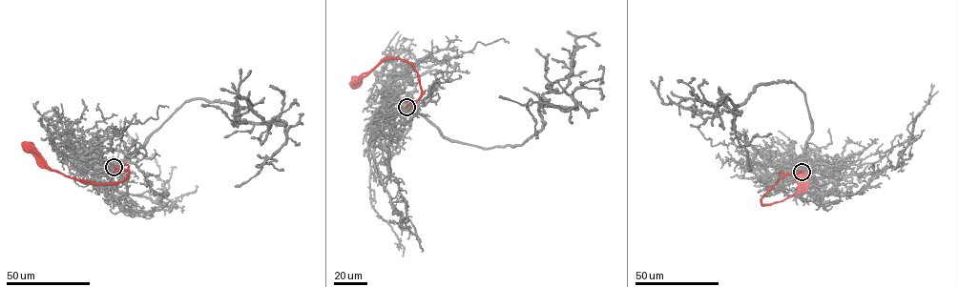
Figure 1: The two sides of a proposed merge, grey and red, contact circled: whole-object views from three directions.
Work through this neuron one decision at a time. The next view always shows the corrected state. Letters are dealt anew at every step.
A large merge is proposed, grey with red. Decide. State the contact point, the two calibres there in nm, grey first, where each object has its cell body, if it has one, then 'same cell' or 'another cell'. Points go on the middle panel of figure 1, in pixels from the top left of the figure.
(406, 107) | 320/400 nm | grey none | red (357, 81) | same cell

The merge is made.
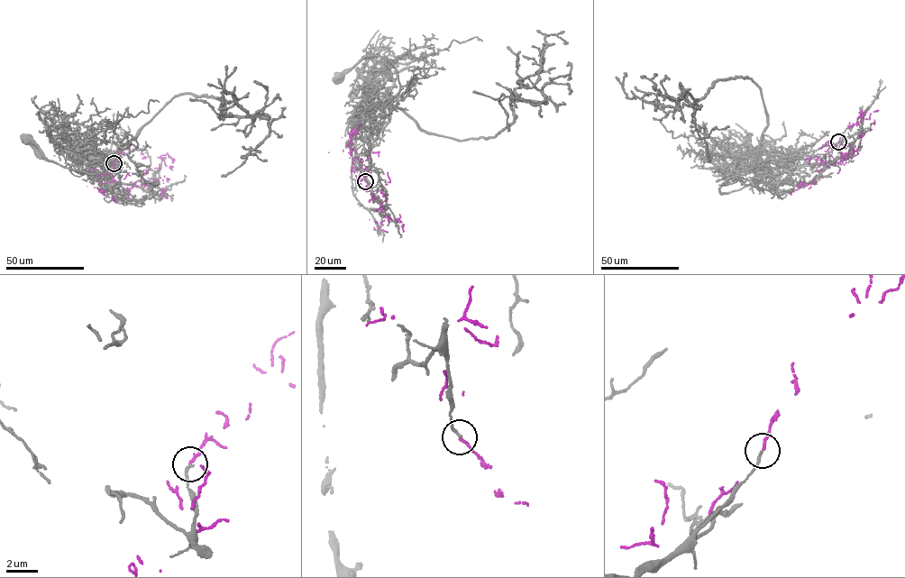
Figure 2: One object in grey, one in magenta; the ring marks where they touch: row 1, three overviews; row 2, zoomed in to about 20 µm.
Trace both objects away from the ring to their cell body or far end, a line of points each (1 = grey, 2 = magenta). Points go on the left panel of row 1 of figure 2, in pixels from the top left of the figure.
1: (114, 163), (118, 172), (107, 154), (104, 157), (122, 161), (116, 170), (74, 170), (47, 160), (28, 138)
2: (114, 162), (114, 180), (143, 188), (149, 179), (158, 179), (162, 191), (166, 189), (163, 159), (132, 149)

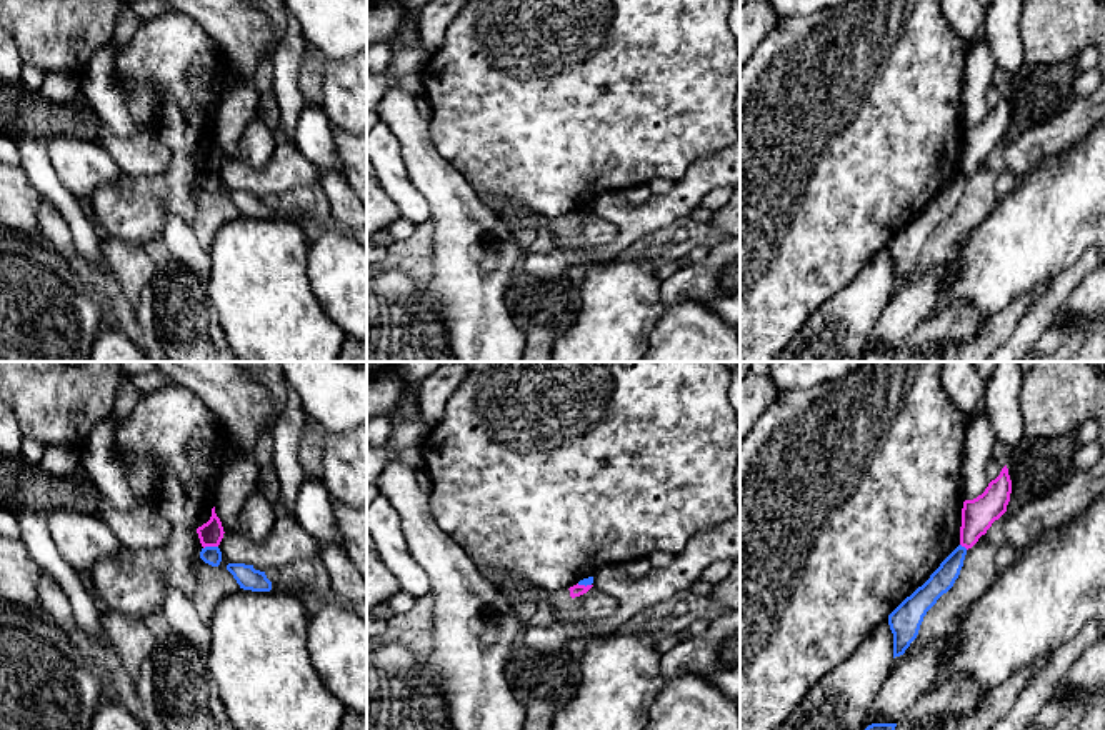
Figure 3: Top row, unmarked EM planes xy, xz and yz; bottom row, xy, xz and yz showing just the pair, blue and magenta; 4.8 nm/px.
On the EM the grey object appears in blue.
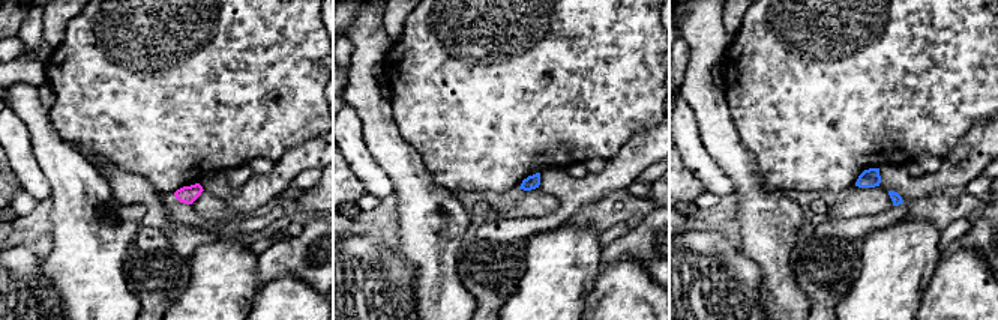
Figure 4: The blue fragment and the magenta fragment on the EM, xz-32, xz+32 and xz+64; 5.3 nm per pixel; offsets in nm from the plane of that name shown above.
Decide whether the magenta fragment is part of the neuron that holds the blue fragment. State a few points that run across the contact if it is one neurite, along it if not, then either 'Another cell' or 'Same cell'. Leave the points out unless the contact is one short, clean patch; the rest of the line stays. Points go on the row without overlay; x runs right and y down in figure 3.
Line: xy (217, 172), (204, 175). Another cell

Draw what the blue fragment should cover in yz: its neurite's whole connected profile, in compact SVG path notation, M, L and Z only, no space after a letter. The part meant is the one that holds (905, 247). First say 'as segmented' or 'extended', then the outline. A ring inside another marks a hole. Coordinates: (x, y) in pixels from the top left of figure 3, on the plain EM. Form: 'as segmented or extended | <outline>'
as segmented | M958 172L930 205L888 242L888 252L893 260L893 285L905 280L917 265L927 238L953 213L963 193L965 182L967 175Z

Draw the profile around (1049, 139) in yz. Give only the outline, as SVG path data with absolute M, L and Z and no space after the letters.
M1105 80L1090 97L1073 98L1070 107L1048 122L1030 127L1017 138L1005 138L1007 168L1025 177L1043 158L1060 155L1105 118Z

